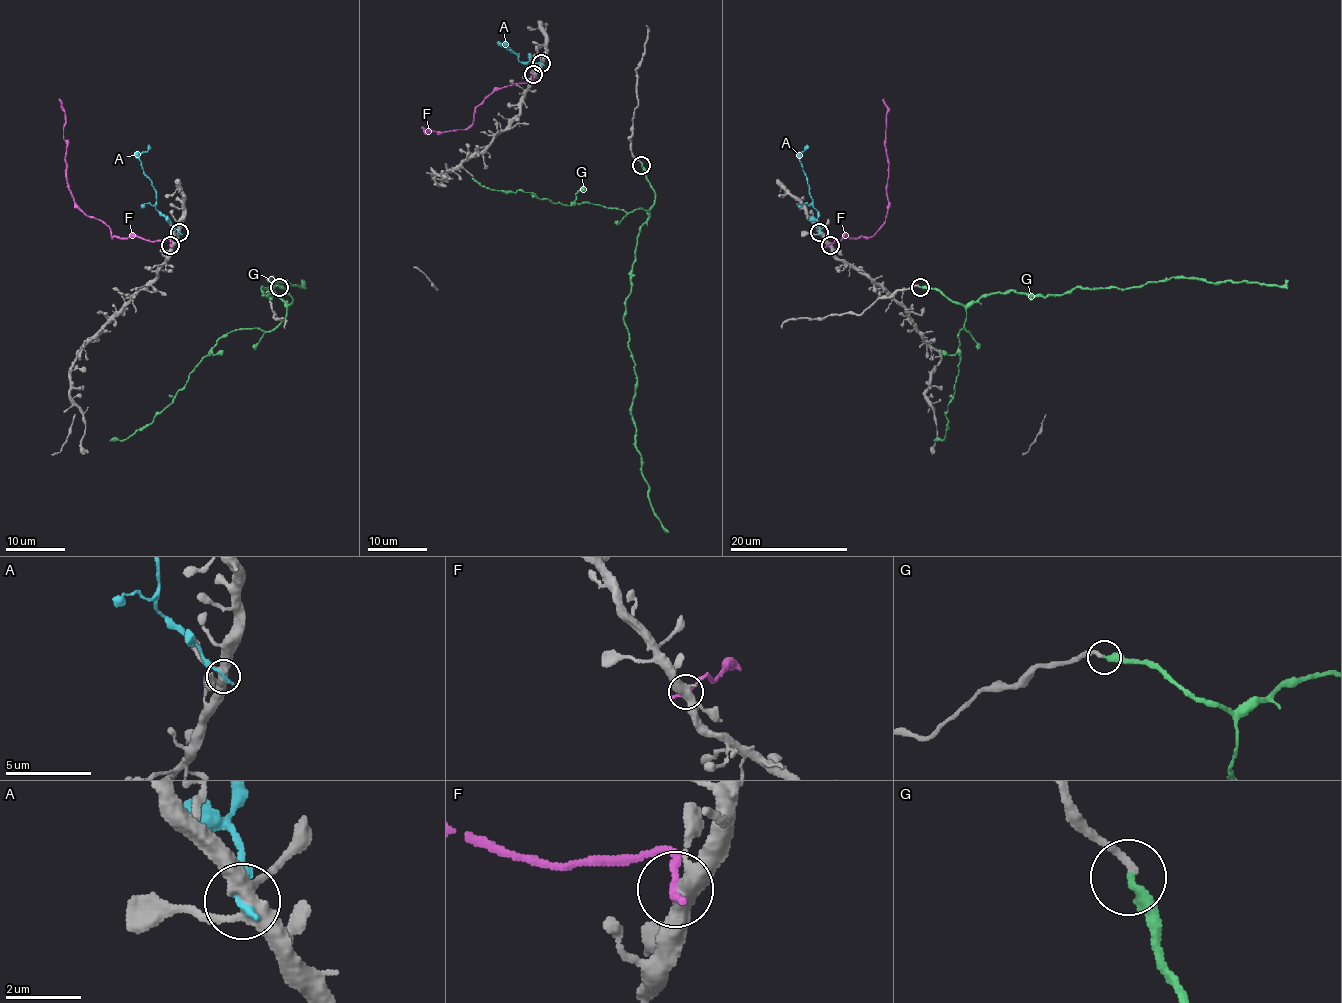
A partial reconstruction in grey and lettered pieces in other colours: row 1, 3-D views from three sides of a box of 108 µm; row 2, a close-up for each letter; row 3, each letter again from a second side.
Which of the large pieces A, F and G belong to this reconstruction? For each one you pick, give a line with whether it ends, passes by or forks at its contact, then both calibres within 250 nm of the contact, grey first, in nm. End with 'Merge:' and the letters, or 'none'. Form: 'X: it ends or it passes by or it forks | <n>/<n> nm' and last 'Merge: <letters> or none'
G: it ends | 240/320 nm
Merge: G

